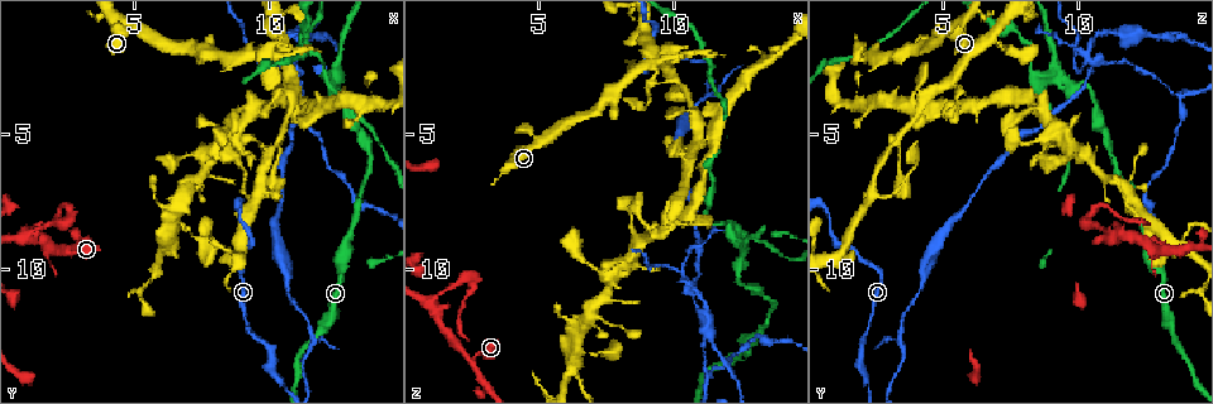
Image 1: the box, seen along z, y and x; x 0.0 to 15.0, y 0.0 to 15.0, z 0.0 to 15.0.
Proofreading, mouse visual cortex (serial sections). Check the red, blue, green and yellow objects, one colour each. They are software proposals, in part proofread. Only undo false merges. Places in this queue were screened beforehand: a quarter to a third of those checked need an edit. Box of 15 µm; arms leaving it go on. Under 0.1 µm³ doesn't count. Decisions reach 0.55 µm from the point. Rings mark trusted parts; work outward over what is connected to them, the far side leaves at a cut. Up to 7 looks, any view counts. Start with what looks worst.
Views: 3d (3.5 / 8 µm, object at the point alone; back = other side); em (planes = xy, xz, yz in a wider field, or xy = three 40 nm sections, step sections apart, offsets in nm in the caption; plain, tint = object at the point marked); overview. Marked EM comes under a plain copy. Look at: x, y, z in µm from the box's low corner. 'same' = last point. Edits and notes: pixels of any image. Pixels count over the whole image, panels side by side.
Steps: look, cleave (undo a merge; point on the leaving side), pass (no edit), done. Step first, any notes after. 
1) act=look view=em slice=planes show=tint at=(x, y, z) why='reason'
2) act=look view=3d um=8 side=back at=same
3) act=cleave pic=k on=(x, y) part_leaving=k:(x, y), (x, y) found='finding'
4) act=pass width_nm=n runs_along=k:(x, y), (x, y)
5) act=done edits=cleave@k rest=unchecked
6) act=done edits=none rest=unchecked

act=look view=3d um=3.5 at=(12.4, 3.0, 9.6) why='three arms meet'

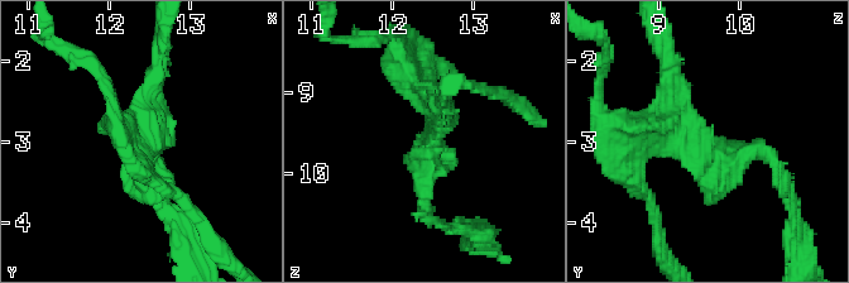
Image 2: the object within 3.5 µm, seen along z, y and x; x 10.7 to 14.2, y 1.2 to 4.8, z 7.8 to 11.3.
act=look view=em slice=xy step=3 show=tint at=(12.50, 3.10, 9.65)

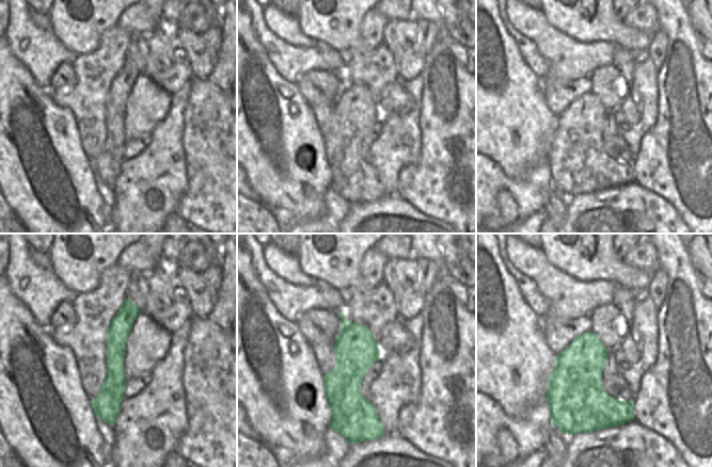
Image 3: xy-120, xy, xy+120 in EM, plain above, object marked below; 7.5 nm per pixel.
act=look view=em slice=planes show=tint at=same

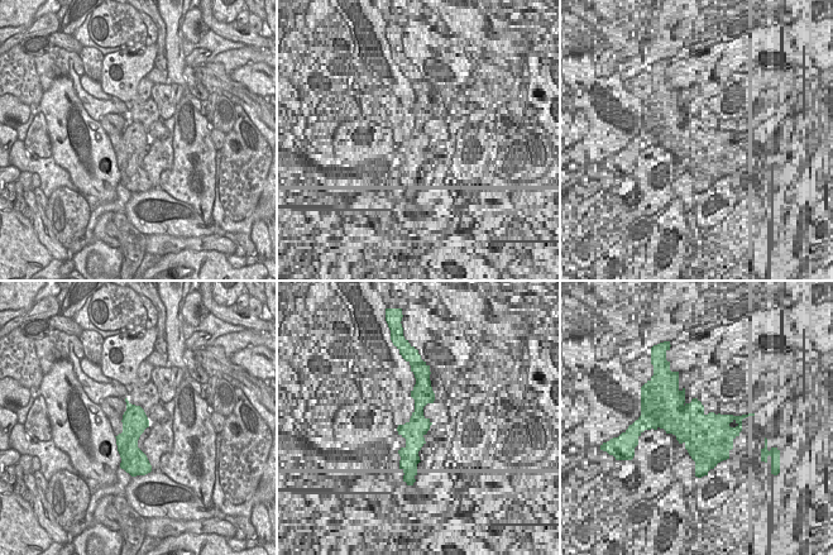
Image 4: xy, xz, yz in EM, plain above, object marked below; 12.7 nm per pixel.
act=pass runs_along=2:(780, 172), (767, 153), (725, 161), (647, 125) found='one cell here'

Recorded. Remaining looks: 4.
act=look view=3d um=3.5 at=(9.4, 2.0, 2.2) why='sharp bend'

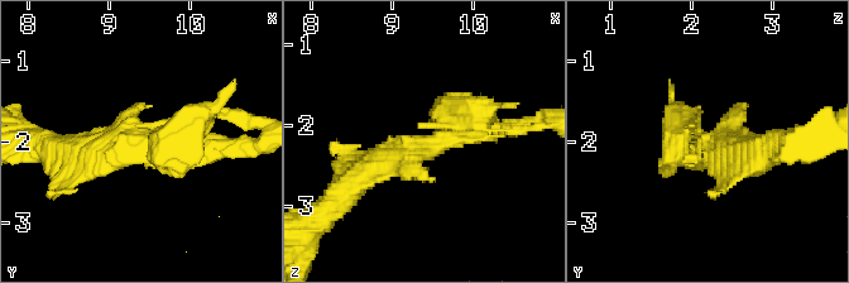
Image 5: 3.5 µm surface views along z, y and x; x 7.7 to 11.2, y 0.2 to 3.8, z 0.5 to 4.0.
act=look view=em slice=xy step=5 show=tint at=(9.50, 2.10, 2.25)

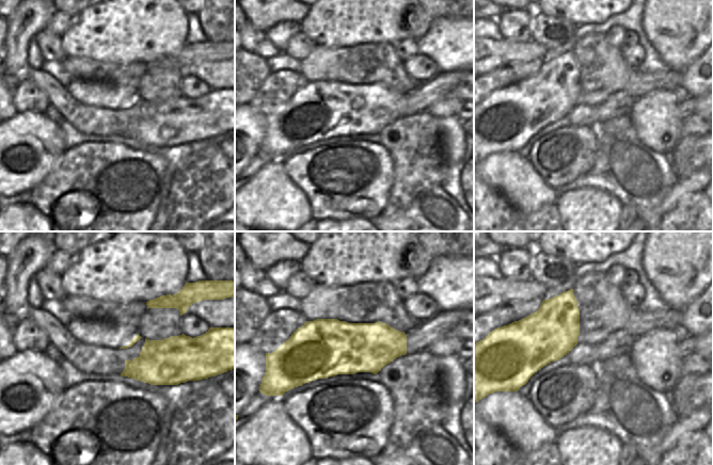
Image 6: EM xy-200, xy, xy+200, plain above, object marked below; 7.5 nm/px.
act=cleave pic=5 on=(185, 111) part_leaving=5:(159, 159), (163, 148), (233, 82) found='two cells meet here'

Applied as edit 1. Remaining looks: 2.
act=done edits=cleave@5 rest=unchecked

